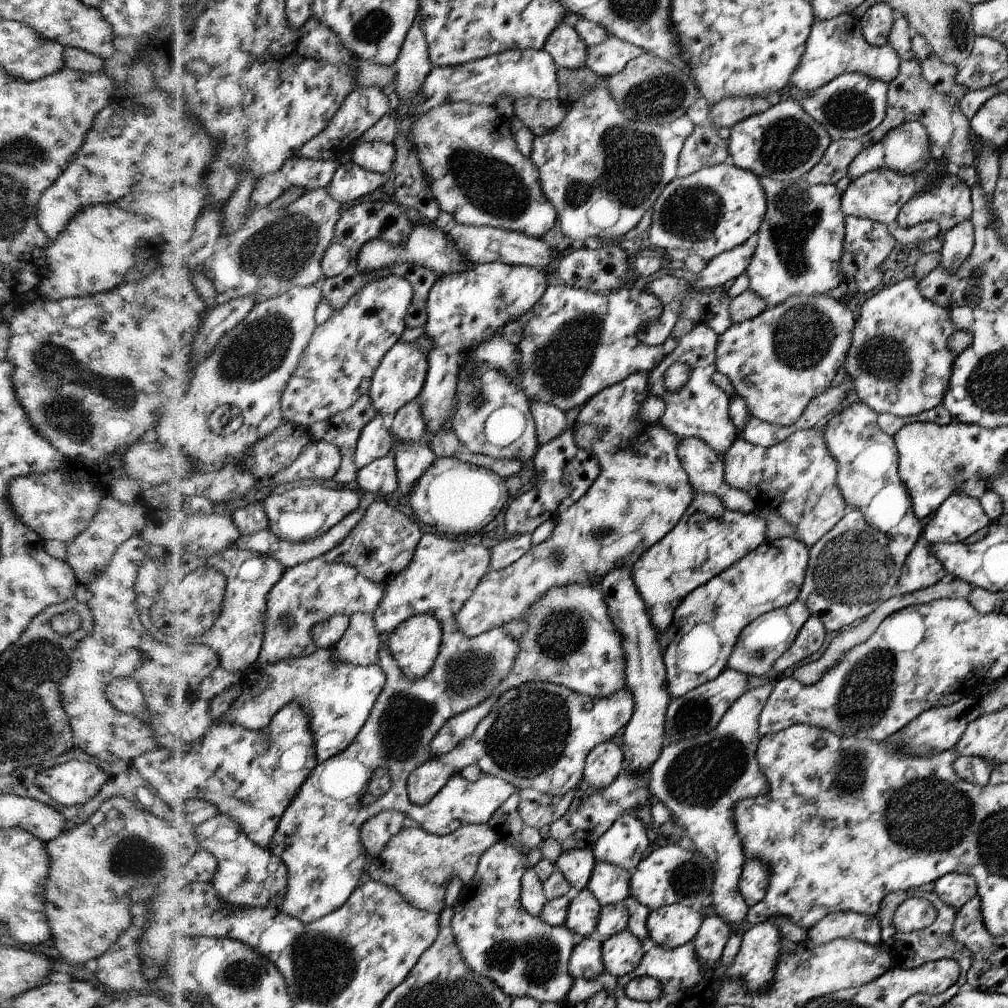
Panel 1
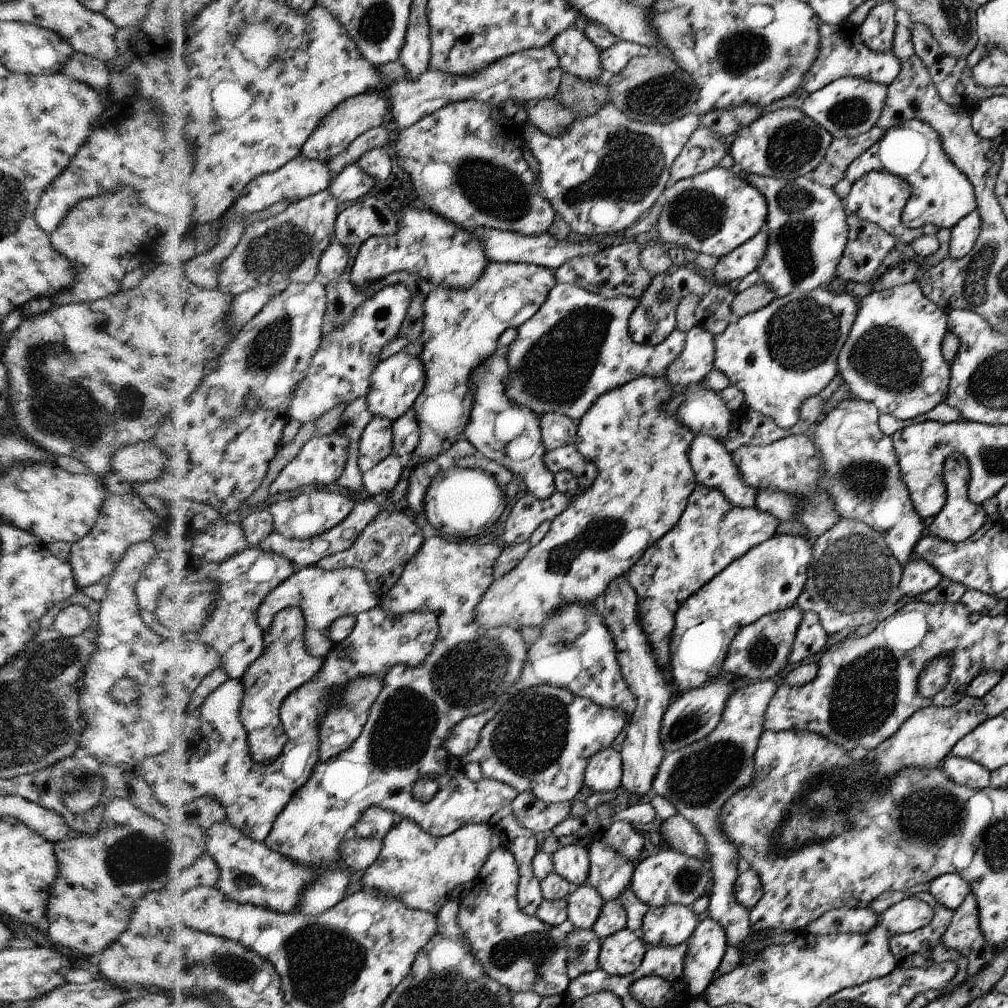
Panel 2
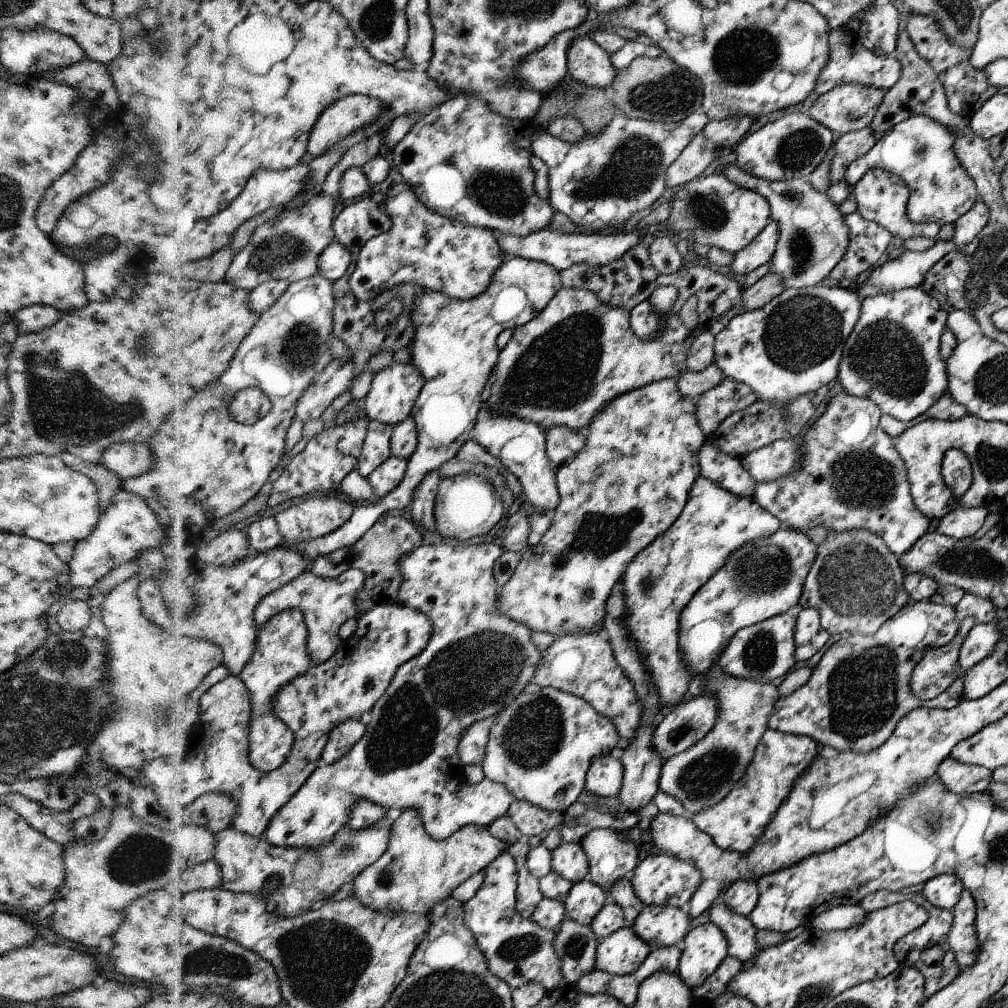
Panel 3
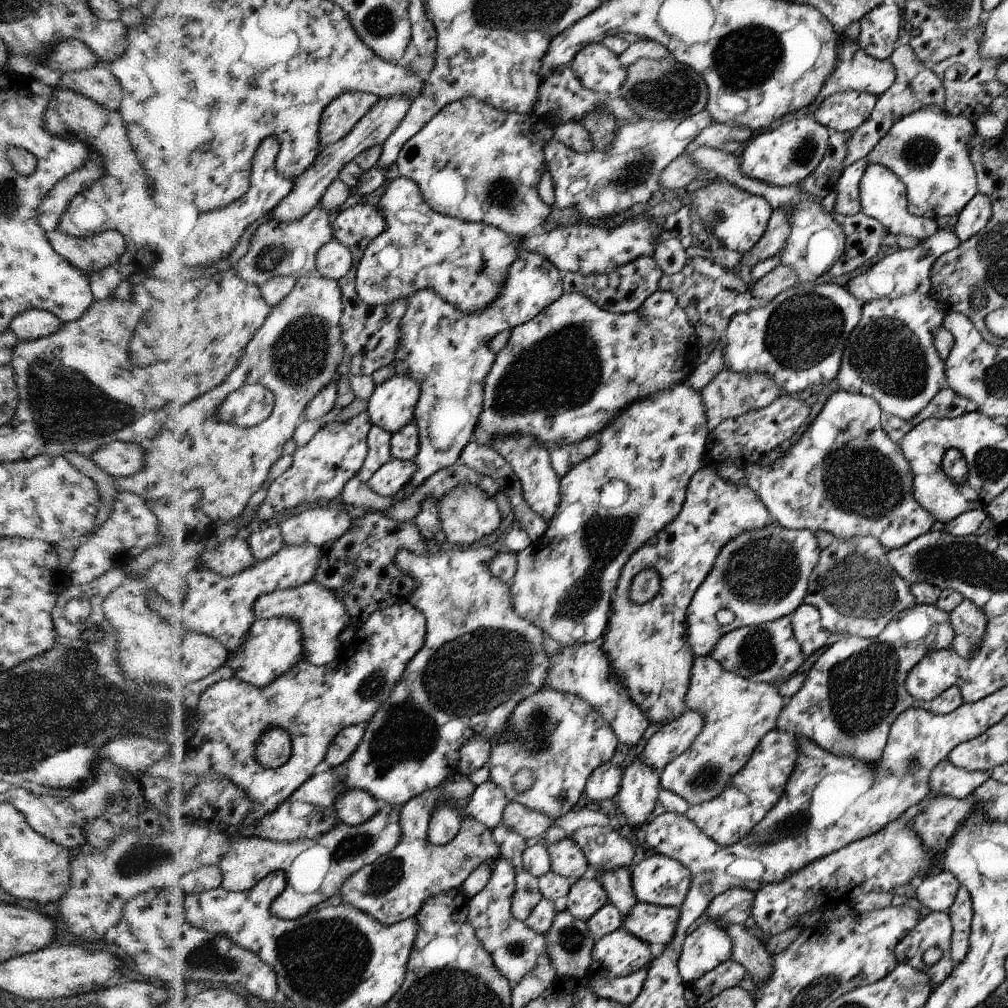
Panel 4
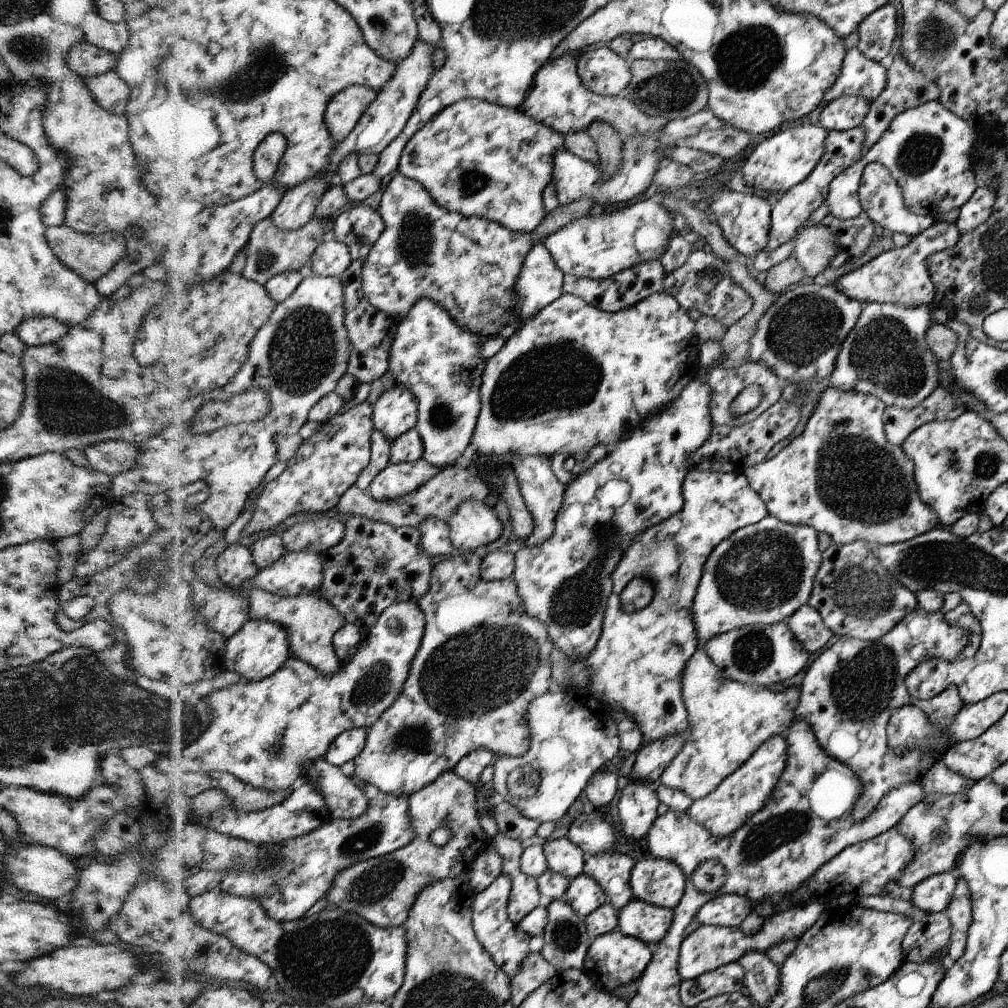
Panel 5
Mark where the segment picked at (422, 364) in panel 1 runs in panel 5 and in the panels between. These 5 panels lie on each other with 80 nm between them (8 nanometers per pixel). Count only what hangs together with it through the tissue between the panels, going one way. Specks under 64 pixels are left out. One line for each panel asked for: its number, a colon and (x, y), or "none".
2: (397, 382)
3: (396, 390)
4: (394, 404)
5: (397, 412)

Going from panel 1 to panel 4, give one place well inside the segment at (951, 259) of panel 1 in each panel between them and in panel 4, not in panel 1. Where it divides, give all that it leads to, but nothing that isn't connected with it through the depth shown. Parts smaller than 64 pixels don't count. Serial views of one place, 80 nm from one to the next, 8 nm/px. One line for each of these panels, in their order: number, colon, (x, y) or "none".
2: (964, 234)
3: (970, 223)
4: (974, 216)

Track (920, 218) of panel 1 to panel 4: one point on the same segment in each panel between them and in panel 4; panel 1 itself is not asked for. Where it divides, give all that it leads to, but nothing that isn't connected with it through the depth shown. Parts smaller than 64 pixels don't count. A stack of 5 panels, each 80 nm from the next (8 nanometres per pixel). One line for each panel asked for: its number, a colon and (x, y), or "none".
2: (942, 195)
3: (919, 150)
4: (929, 149)

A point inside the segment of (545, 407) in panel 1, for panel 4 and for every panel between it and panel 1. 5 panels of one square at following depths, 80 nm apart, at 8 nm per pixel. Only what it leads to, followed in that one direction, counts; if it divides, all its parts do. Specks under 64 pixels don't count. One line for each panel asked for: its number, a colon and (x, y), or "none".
2: (558, 430)
3: (563, 444)
4: (563, 458)

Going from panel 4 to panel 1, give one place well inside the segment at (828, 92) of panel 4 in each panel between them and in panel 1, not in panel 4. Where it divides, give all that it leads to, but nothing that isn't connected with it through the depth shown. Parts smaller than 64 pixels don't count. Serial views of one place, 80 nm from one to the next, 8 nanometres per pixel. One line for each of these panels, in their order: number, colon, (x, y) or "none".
1: (837, 46)
2: (842, 52)
3: (851, 62)

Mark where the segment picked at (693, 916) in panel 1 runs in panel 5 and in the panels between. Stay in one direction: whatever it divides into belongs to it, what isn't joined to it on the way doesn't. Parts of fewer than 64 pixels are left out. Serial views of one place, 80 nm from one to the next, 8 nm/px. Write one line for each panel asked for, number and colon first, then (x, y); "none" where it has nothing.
2: (672, 925)
3: (663, 926)
4: (657, 924)
5: (650, 923)

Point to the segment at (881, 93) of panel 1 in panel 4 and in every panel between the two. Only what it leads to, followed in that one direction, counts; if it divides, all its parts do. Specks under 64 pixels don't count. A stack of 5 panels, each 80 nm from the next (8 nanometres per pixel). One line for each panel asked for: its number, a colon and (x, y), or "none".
2: (848, 107)
3: (850, 107)
4: (842, 112)

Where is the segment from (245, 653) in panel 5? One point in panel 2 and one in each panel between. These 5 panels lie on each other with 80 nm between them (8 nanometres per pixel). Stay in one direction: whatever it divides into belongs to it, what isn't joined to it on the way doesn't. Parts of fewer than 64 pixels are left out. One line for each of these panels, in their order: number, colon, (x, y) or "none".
2: (285, 666)
3: (281, 655)
4: (275, 646)

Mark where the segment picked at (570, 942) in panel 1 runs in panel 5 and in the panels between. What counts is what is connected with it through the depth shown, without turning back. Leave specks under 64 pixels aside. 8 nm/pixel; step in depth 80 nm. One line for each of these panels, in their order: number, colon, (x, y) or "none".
2: (521, 952)
3: (519, 951)
4: (516, 948)
5: (508, 944)

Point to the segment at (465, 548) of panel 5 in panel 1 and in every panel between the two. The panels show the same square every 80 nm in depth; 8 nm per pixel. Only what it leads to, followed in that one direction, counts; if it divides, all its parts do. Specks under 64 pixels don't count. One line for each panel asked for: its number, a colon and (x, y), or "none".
1: (455, 498)
2: (460, 503)
3: (465, 506)
4: (468, 513)

